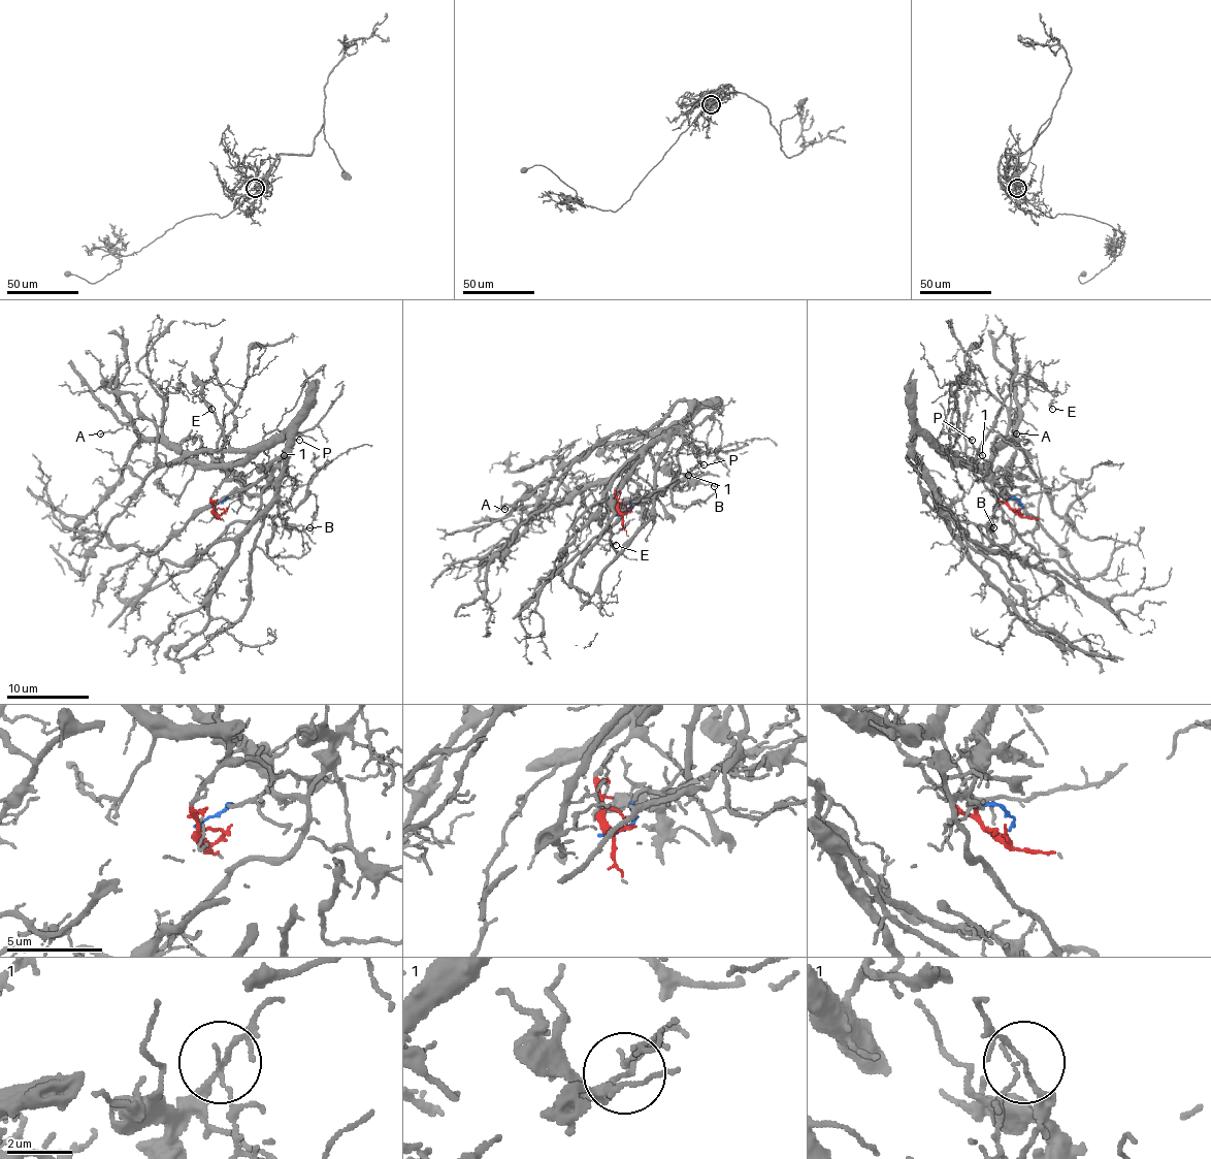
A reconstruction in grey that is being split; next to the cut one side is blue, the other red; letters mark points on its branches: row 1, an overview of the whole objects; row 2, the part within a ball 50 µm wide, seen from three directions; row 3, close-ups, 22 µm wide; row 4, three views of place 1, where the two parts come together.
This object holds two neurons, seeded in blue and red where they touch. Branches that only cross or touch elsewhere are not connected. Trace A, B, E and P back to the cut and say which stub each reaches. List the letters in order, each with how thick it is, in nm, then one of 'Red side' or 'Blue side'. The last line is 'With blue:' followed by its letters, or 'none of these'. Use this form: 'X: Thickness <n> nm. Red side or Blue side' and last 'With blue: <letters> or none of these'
A: Thickness 150 nm. Red side
B: Thickness 140 nm. Blue side
E: Thickness 150 nm. Red side
P: Thickness 130 nm. Blue side
With blue: B, P

